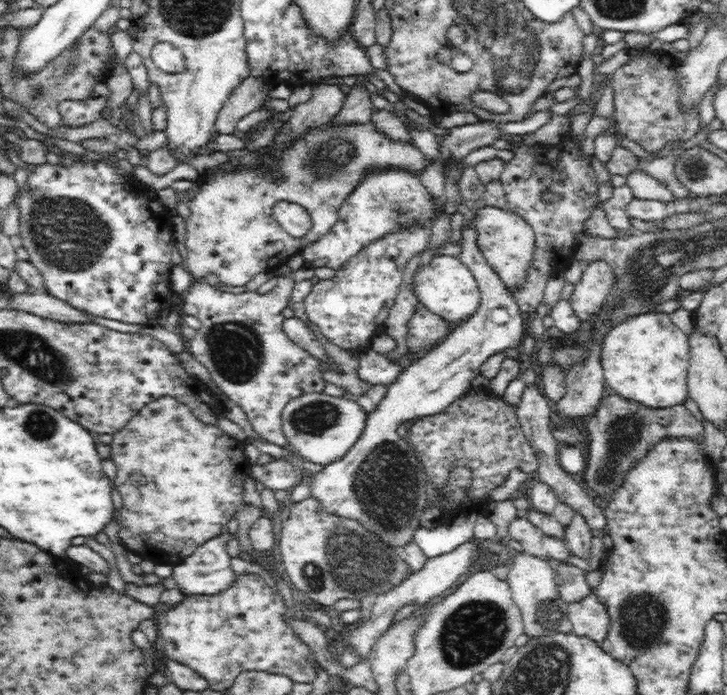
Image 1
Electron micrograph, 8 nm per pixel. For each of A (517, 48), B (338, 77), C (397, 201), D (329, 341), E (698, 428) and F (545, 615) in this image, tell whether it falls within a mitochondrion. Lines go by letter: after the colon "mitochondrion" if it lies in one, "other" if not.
A: mitochondrion
B: other
C: mitochondrion
D: other
E: other
F: mitochondrion

